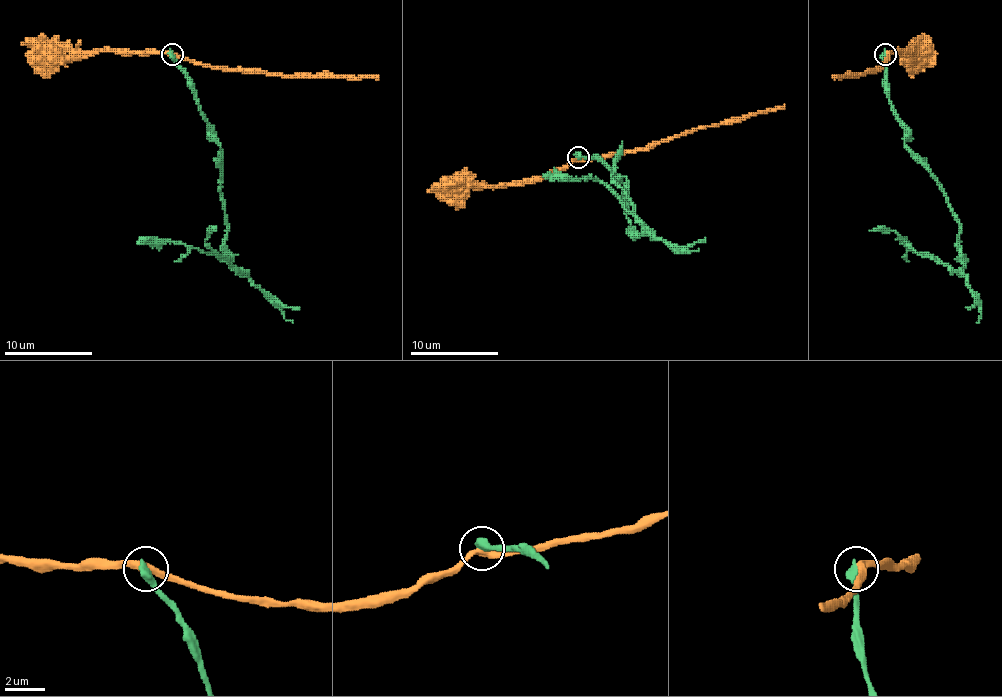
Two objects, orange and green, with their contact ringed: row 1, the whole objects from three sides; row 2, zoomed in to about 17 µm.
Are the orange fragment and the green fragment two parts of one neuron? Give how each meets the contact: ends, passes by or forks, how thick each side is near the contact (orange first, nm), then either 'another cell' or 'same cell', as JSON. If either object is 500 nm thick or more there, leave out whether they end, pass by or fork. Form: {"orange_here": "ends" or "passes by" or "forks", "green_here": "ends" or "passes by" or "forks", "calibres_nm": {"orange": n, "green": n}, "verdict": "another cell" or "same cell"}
{"orange_here": "passes by", "green_here": "ends", "calibres_nm": {"orange": 320, "green": 440}, "verdict": "another cell"}

